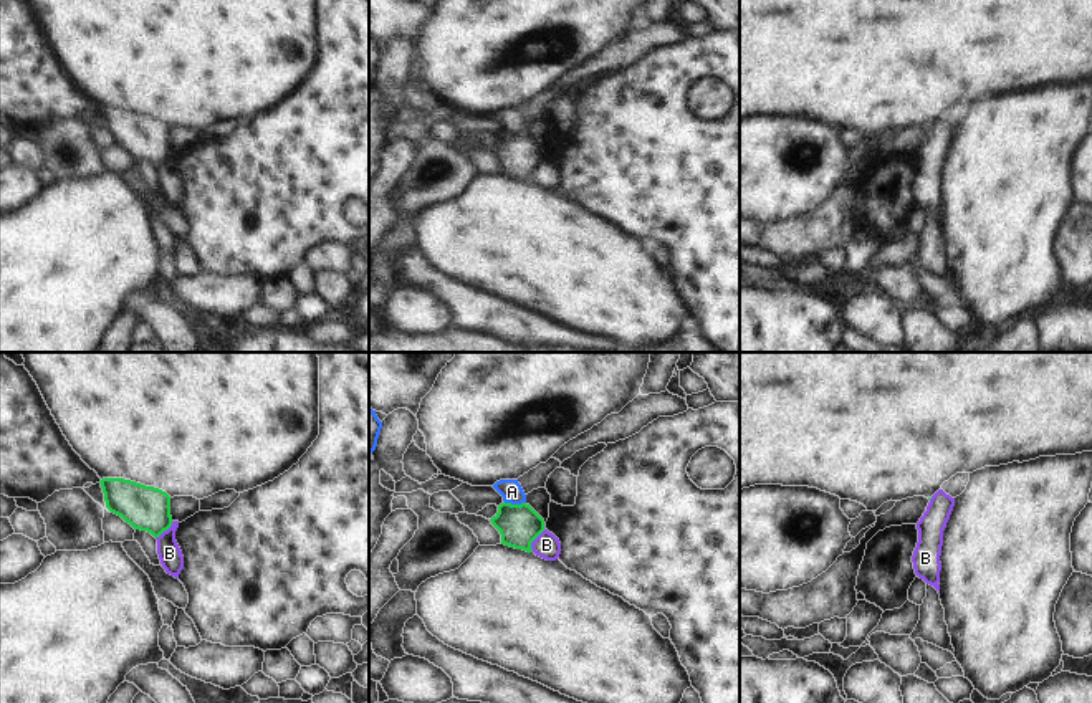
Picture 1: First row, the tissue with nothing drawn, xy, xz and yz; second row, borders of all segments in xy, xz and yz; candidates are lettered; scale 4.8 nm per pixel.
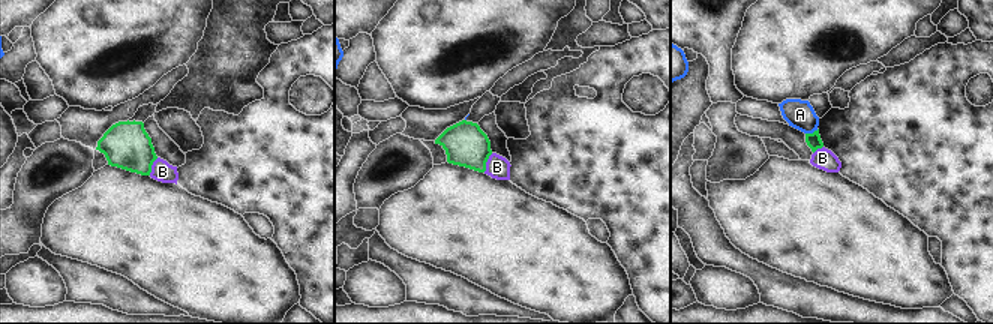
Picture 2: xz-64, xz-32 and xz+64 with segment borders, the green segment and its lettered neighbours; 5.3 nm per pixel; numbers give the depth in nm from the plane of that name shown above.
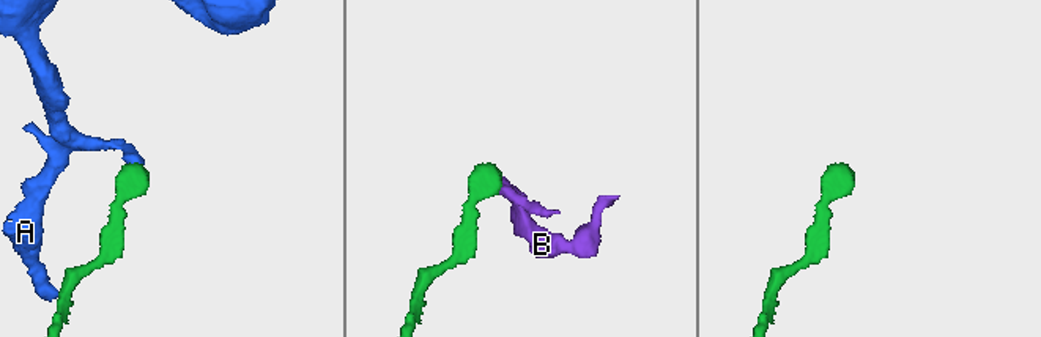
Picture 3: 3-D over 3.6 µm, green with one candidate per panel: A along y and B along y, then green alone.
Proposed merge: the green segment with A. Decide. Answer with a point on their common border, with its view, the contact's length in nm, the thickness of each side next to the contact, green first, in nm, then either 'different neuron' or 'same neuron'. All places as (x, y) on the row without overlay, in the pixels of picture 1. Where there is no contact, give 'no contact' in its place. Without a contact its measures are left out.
meets green in xz at (515, 134); contact 100 nm long; 200 nm thick on the green side, 110 nm on the other; different neuron

